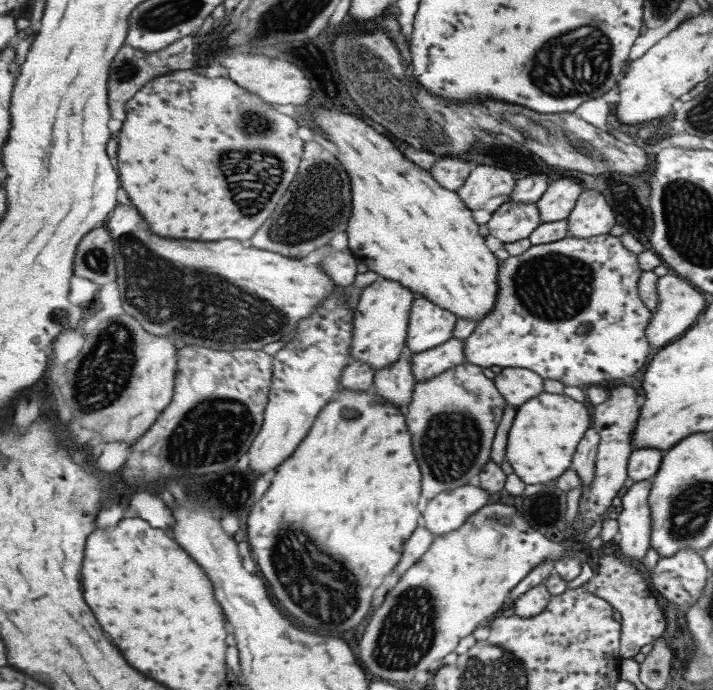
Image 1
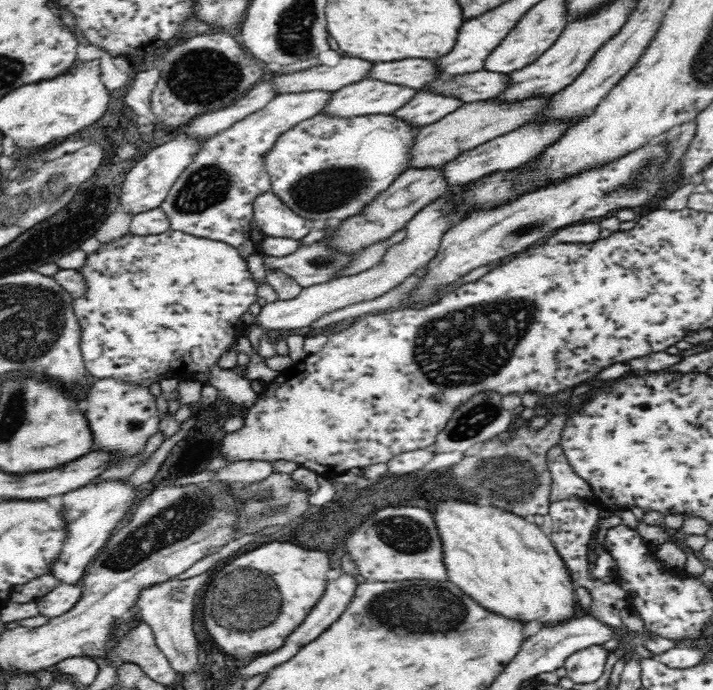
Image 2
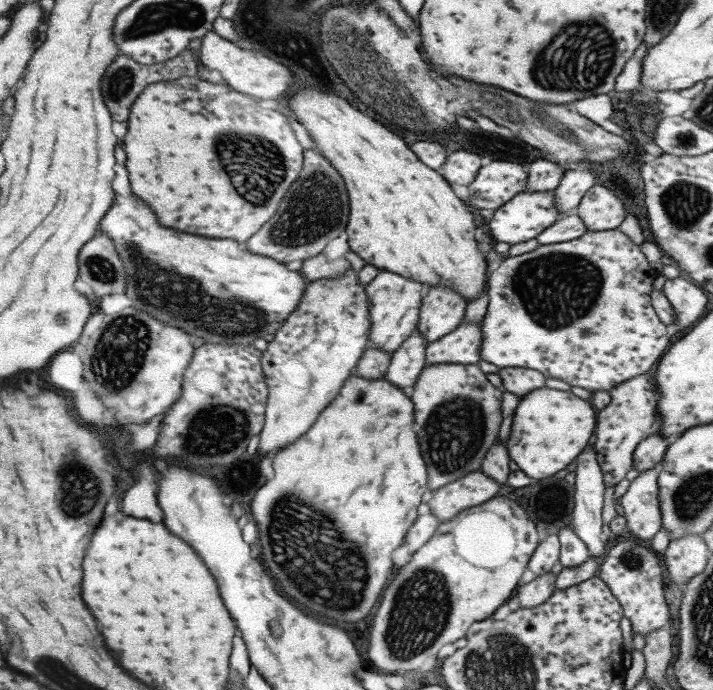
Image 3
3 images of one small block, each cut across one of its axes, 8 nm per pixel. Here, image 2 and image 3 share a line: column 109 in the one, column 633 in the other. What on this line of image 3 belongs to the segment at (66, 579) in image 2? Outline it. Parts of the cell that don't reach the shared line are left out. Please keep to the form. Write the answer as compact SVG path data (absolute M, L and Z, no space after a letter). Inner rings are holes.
M657 467L639 474L621 497L631 538L649 543L661 526L657 500Z

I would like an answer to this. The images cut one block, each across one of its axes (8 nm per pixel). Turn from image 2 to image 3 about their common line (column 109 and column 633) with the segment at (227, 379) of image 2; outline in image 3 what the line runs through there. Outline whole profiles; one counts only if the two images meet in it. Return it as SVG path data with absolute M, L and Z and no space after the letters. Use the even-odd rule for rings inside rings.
M619 229L589 231L581 238L569 242L559 242L552 245L539 245L539 248L528 254L507 257L500 266L492 272L488 283L488 308L484 319L482 320L482 329L484 338L481 345L482 360L502 368L529 368L539 370L545 374L546 378L559 378L569 382L571 387L586 389L594 394L599 391L610 392L617 385L625 381L631 381L632 378L641 376L649 372L653 366L663 356L669 342L670 330L663 326L655 311L651 310L651 282L655 278L655 272L649 268L648 259L641 252L639 244L633 242L633 239Z

